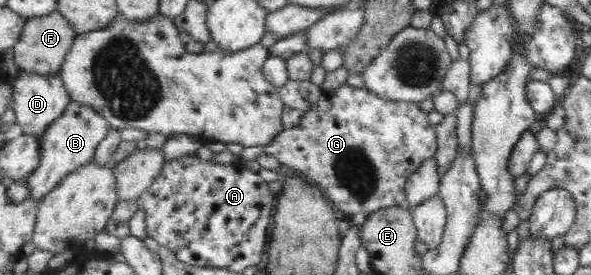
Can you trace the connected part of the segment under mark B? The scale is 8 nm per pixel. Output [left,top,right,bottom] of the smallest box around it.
[27,100,111,203]

